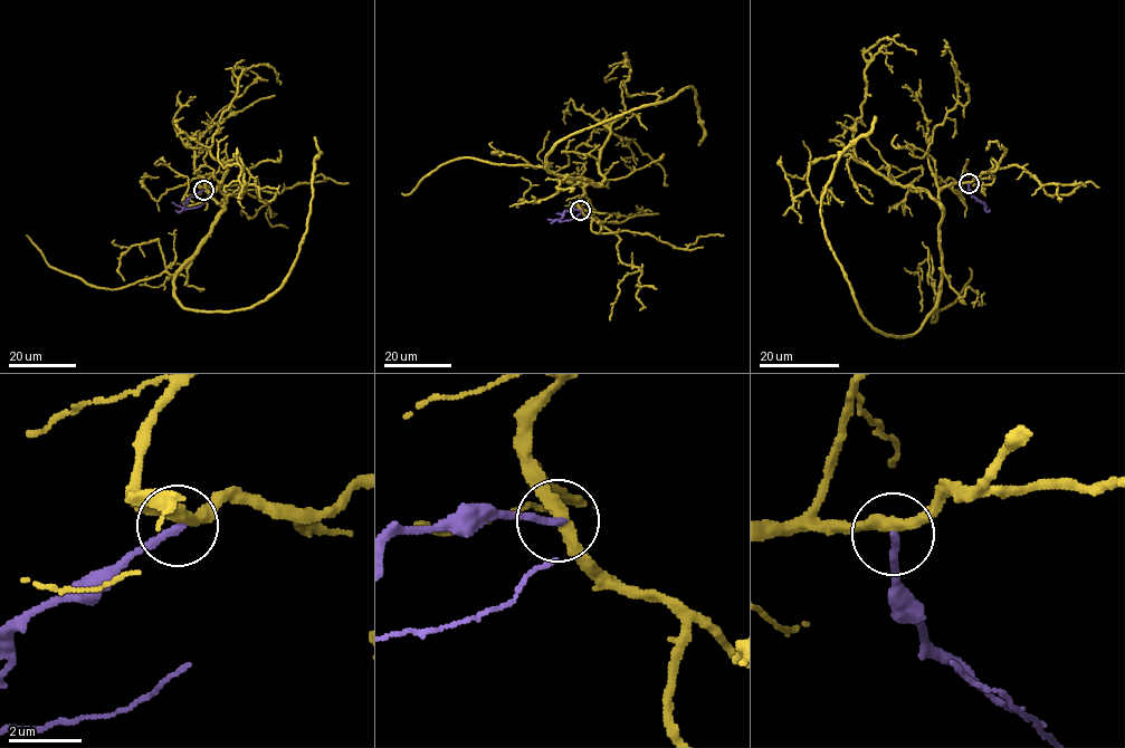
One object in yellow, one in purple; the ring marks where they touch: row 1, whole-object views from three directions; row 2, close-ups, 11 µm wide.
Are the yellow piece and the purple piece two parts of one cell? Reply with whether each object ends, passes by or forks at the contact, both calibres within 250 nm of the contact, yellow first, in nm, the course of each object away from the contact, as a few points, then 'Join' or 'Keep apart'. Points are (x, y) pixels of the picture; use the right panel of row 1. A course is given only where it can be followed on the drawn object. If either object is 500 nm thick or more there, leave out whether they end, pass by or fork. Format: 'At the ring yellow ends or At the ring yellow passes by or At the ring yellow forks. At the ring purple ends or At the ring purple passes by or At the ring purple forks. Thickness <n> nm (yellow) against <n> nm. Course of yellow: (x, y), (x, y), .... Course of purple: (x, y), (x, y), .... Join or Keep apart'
At the ring yellow passes by. At the ring purple ends. Thickness 340 nm (yellow) against 200 nm. Course of yellow: (969, 182), (940, 192), (936, 307), (911, 335), (874, 328), (826, 237), (820, 201), (838, 156), (876, 116). Course of purple: (969, 183), (972, 194), (987, 208), (974, 197). Keep apart

